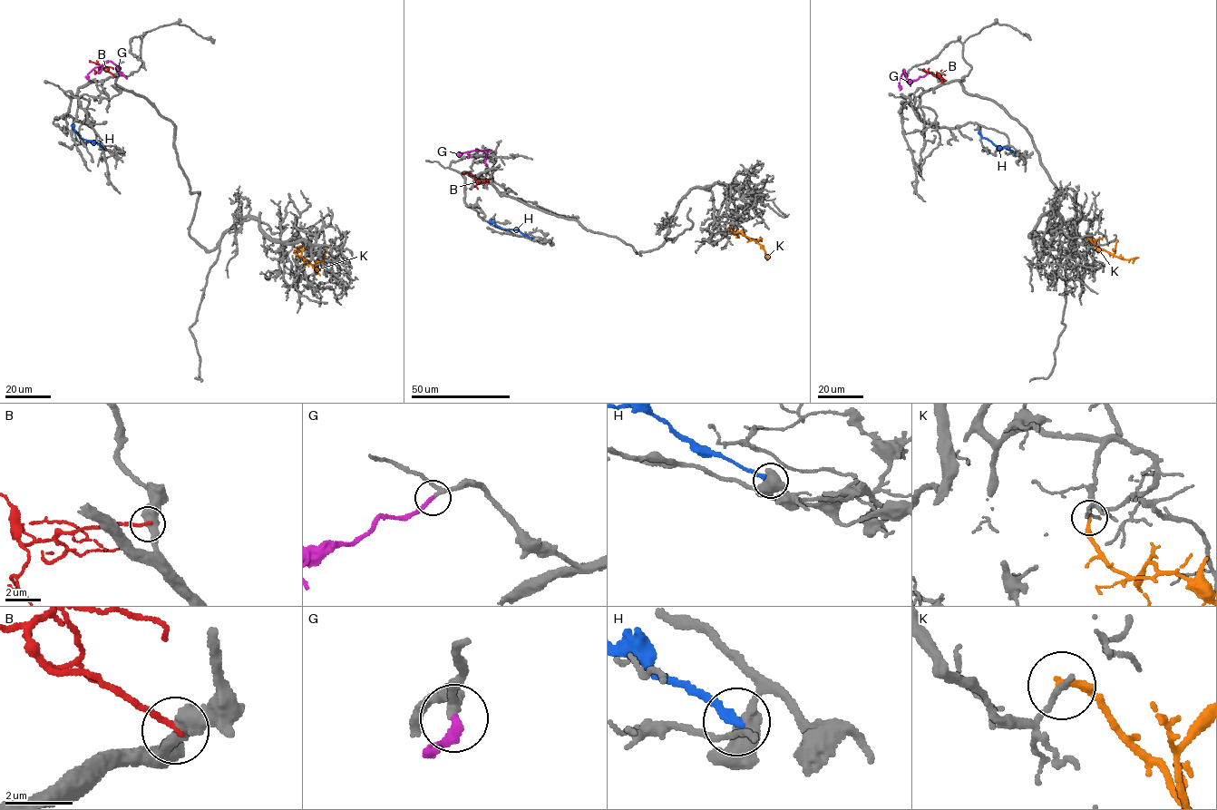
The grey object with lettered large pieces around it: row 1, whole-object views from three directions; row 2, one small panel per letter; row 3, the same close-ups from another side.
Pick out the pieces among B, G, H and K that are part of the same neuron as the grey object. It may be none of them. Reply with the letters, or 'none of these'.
G

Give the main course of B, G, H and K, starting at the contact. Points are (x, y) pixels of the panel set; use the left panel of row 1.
B: (113, 74), (90, 60)
G: (119, 67), (117, 69), (121, 73), (108, 61), (89, 73), (89, 80)
H: (103, 149), (97, 142), (81, 138), (73, 129), (73, 123)
K: (298, 246), (297, 255), (308, 260), (316, 270), (320, 270)

